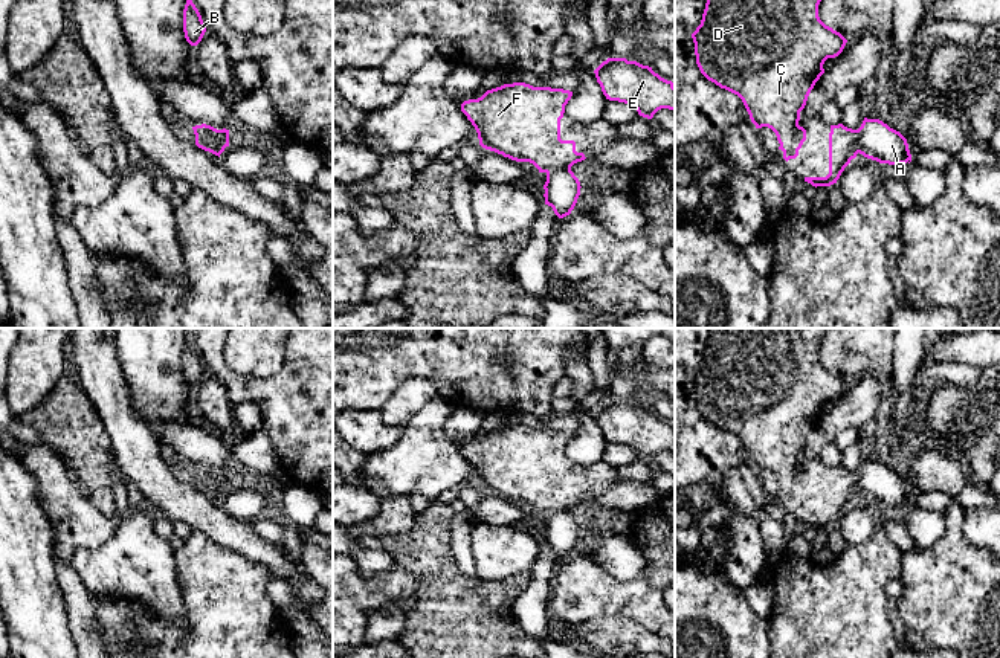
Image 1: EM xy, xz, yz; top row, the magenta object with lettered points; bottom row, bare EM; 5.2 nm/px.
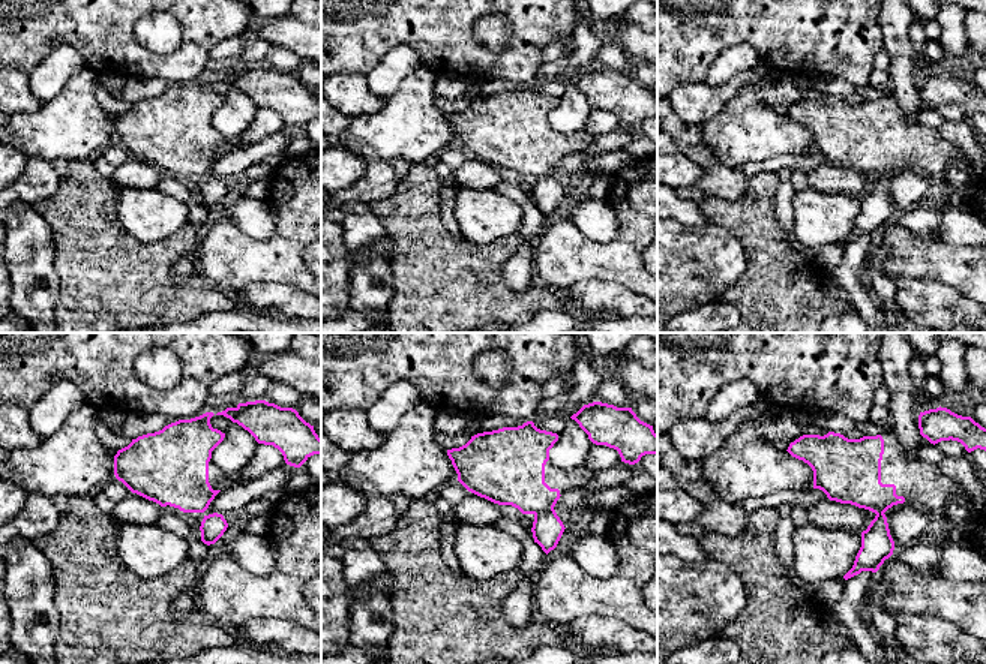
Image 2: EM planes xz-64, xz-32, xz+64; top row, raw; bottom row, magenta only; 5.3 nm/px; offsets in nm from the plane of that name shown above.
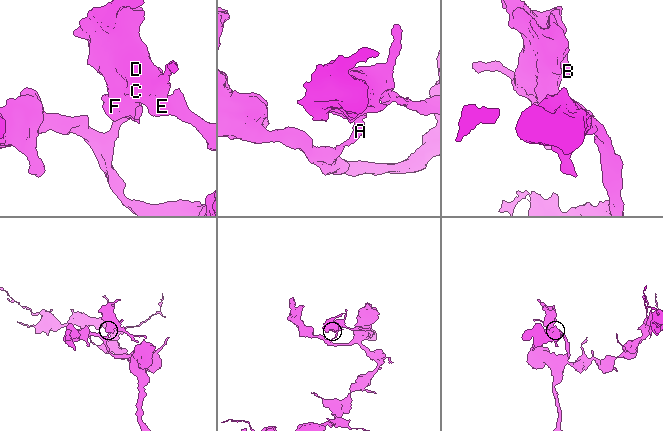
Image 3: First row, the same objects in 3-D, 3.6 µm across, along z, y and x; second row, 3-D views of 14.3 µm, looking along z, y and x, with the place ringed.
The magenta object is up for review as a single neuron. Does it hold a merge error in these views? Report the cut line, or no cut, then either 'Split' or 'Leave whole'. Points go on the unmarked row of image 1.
Split along xz (570, 509), (561, 509), (547, 515). Split

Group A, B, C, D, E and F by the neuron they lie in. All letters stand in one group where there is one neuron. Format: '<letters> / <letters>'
A / B C D E F

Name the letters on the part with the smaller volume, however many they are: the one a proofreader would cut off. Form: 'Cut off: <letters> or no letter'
Cut off: B, C, D, E, F

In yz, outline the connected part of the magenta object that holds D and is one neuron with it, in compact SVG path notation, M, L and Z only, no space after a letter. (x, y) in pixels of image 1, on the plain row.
M710 328L701 366L692 376L696 406L701 415L721 431L737 437L756 470L771 470L783 493L783 501L795 501L806 482L798 467L800 453L815 424L824 415L827 400L838 398L847 382L818 359L824 328Z

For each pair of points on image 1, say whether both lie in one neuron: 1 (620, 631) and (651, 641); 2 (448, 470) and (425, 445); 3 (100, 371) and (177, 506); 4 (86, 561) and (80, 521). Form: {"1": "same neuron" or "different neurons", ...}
{"1": "same neuron", "2": "same neuron", "3": "same neuron", "4": "different neurons"}

